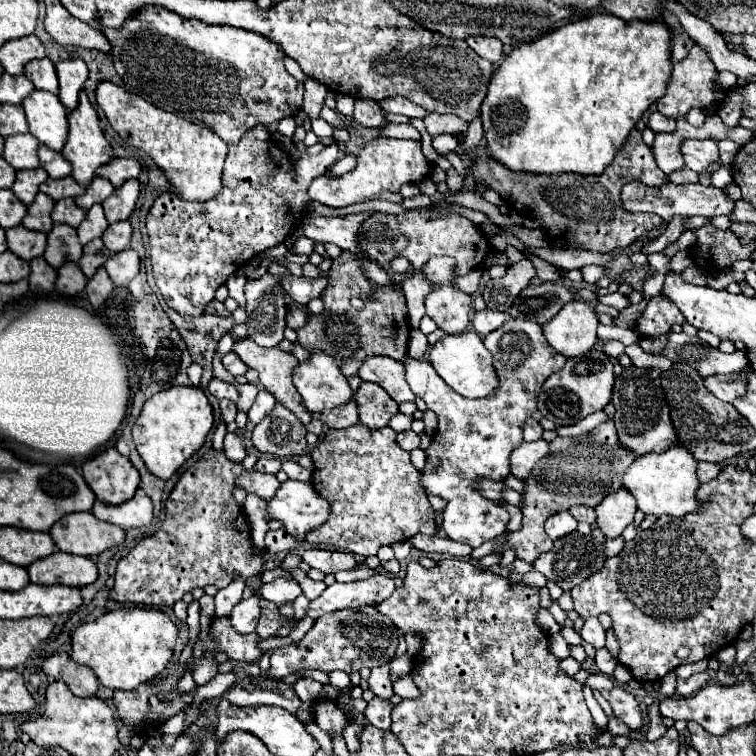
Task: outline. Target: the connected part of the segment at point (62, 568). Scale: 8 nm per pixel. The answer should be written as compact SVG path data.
M56 552L30 564L28 576L32 584L64 584L82 588L98 578L98 568L90 558Z

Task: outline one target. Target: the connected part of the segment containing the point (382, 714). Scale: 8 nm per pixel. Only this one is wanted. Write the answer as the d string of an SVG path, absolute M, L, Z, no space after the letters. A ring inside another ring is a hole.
M372 698L364 710L364 716L366 716L368 724L372 724L380 730L390 730L390 712L392 712L392 706L386 700Z

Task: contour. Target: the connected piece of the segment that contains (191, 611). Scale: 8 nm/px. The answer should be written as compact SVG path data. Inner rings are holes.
M194 600L188 608L188 628L190 628L190 638L188 638L188 644L196 644L198 640L198 634L200 634L200 606L198 606L198 600Z

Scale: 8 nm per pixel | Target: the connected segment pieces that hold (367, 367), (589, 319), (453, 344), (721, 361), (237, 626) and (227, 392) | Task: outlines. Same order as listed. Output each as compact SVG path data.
M368 356L362 362L358 376L364 382L376 382L378 386L382 386L398 404L416 400L416 394L410 390L408 382L404 380L402 362L394 362L392 358L386 358L386 356Z
M582 300L566 304L550 322L542 326L546 342L562 356L576 358L596 344L596 312Z
M462 332L458 336L446 334L442 340L438 340L430 350L430 364L438 372L440 378L444 378L446 384L454 392L466 398L486 398L498 388L498 374L494 370L492 354L482 344L482 338L476 332Z
M670 332L668 344L660 352L660 356L666 356L672 362L688 364L700 376L740 372L740 370L744 370L744 366L748 366L746 352L736 350L734 354L724 354L724 352L714 350L708 344L704 344L698 336L688 336L684 332L680 332L680 334Z
M250 596L234 606L230 614L230 624L234 624L234 630L238 630L240 634L250 634L256 630L258 614L260 614L260 598Z
M214 378L214 380L210 382L208 390L210 390L210 394L216 396L218 400L222 400L222 398L228 398L230 402L236 402L236 400L238 400L238 392L236 392L236 388L234 388L232 384L222 382L222 380L216 380L216 378Z

